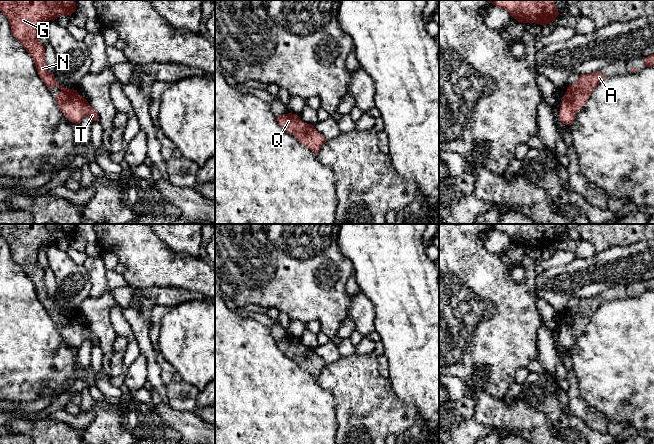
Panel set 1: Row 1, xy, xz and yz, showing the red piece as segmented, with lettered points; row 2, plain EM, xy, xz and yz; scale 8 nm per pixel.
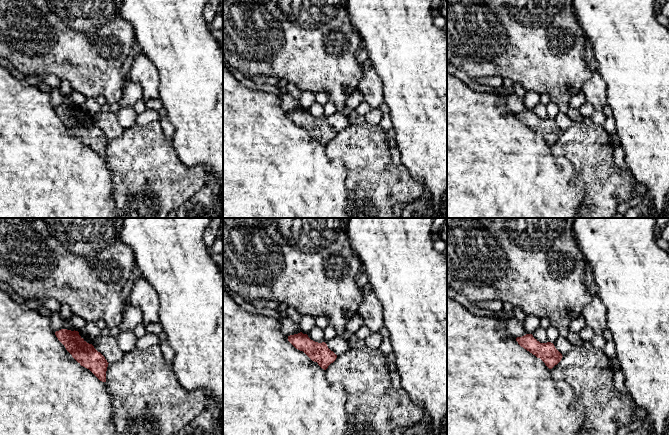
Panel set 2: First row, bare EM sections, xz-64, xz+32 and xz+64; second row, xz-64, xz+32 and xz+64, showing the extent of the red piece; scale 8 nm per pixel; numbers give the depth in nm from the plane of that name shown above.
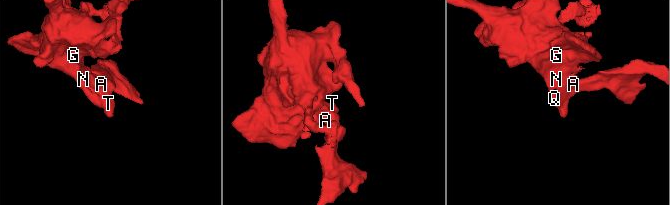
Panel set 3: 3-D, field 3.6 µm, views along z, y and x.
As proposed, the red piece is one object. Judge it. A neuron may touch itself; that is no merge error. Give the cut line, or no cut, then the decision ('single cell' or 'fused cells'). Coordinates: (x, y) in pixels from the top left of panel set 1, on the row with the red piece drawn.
no cut; single cell

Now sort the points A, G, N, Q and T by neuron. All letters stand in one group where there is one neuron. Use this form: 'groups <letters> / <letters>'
groups A G N Q T

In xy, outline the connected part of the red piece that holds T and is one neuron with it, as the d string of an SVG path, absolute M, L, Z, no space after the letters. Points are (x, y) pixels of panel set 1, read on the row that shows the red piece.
M0 0L0 11L8 19L13 36L22 43L33 58L44 84L49 89L57 86L62 90L55 95L55 99L64 116L76 125L85 116L91 122L98 120L98 113L77 90L59 85L49 72L44 45L37 35L41 23L55 20L62 15L71 16L76 11L76 0Z

